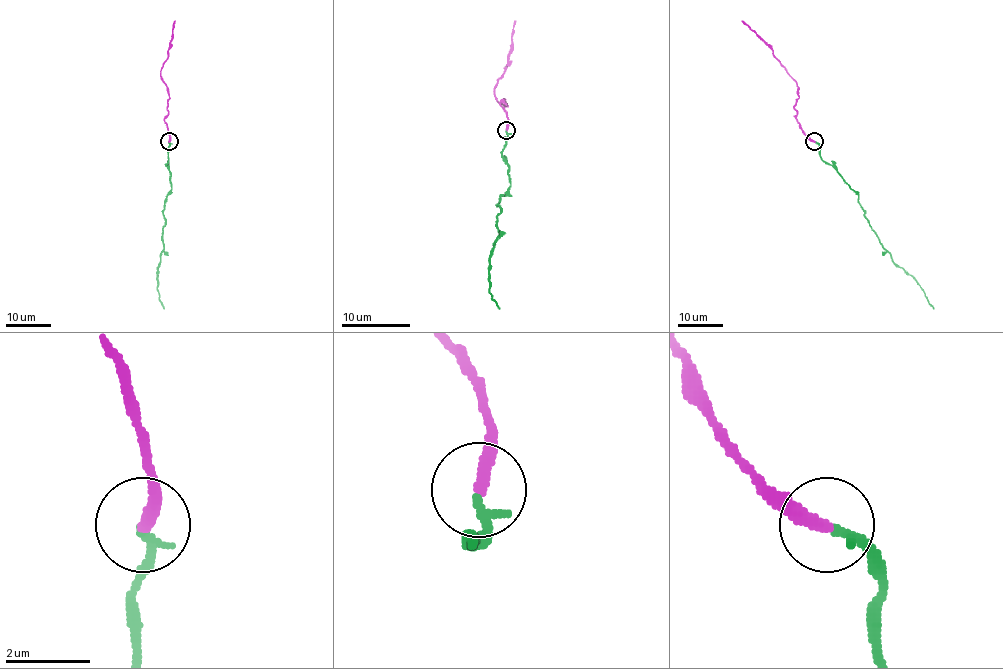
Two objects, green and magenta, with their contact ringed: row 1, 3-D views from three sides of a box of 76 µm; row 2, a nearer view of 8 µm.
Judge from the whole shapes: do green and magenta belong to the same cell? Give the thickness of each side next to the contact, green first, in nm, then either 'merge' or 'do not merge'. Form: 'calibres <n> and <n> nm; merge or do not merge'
calibres 200 and 320 nm; merge

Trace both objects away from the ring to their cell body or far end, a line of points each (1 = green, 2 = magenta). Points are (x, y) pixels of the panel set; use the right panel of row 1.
1: (815, 141), (820, 147), (820, 156), (858, 196), (880, 244), (895, 263), (917, 283), (933, 309)
2: (814, 141), (796, 118), (795, 104), (799, 95), (797, 82), (769, 47), (741, 21)

